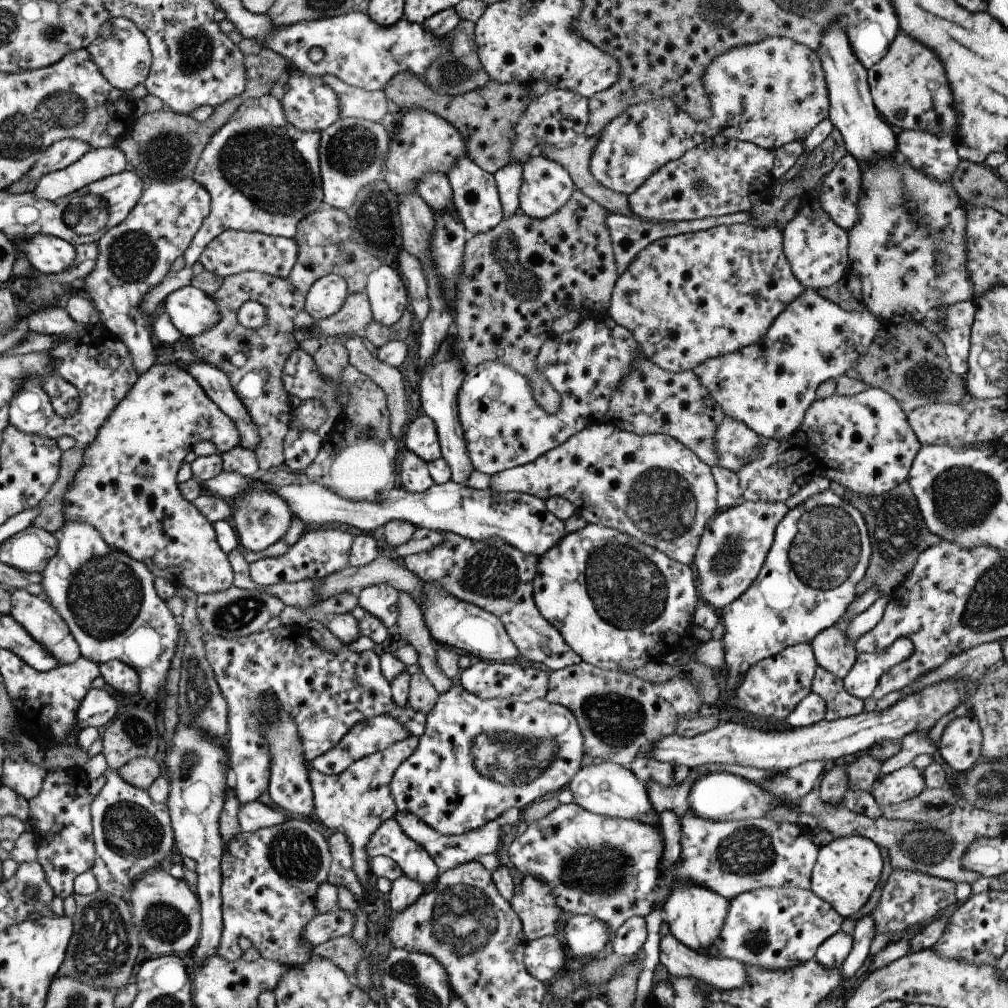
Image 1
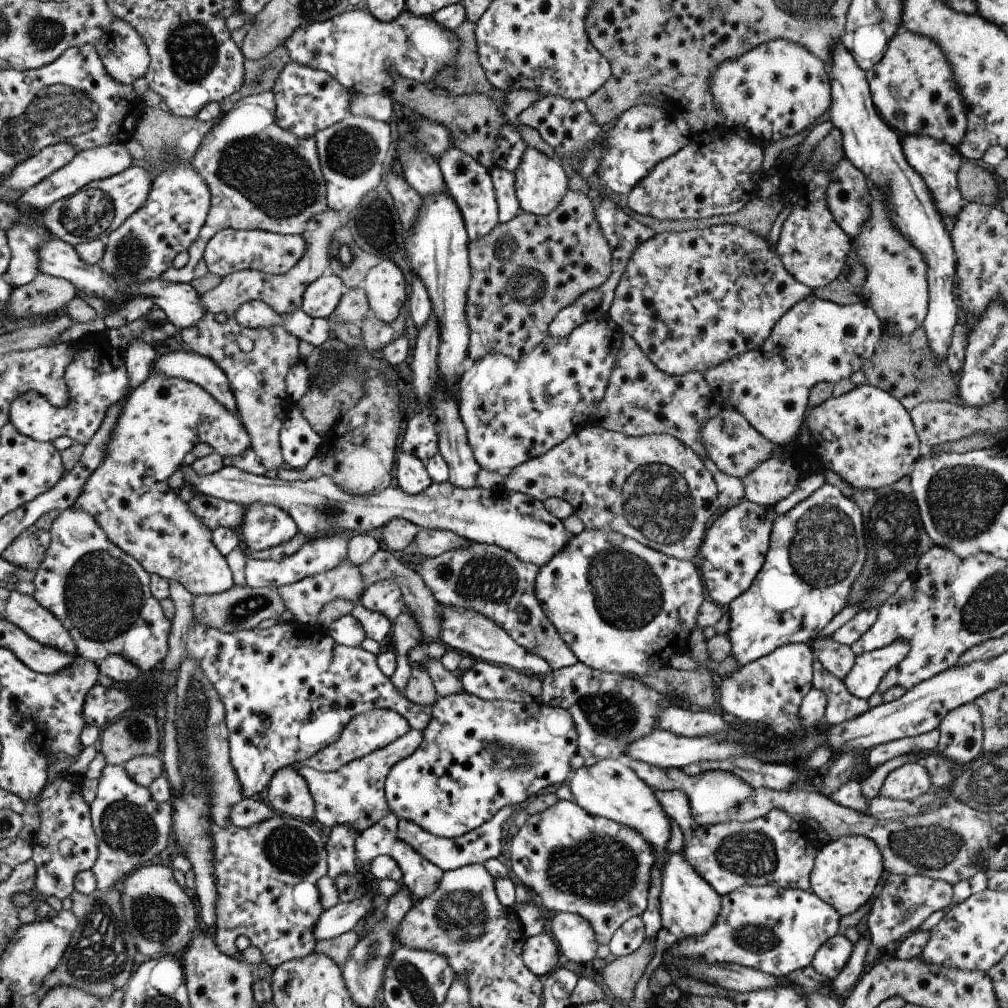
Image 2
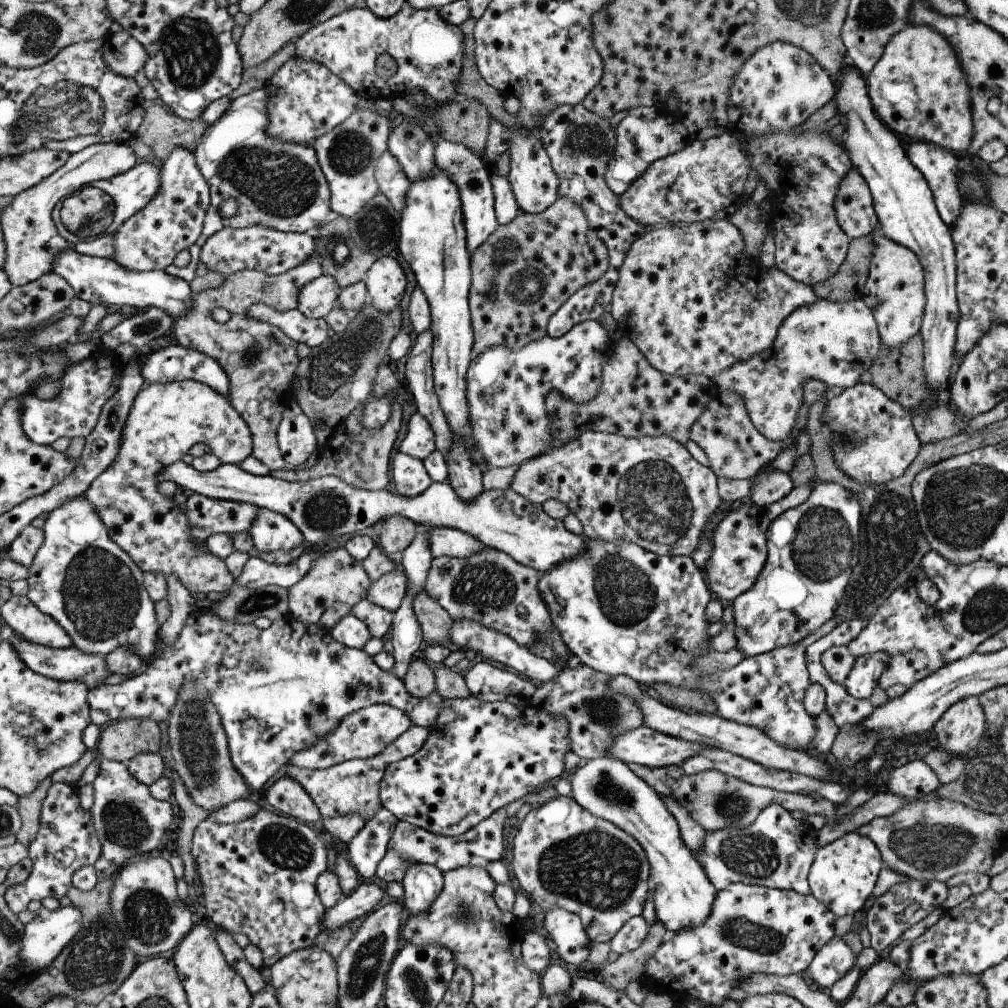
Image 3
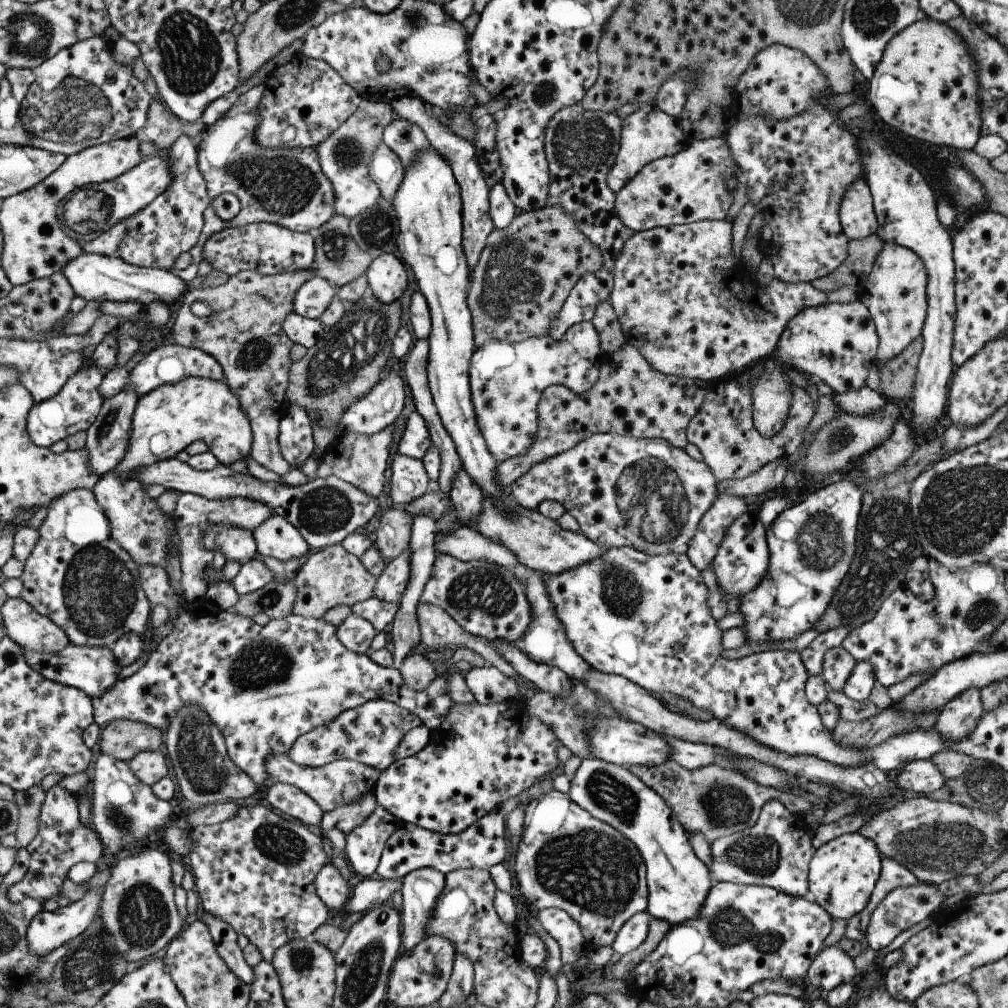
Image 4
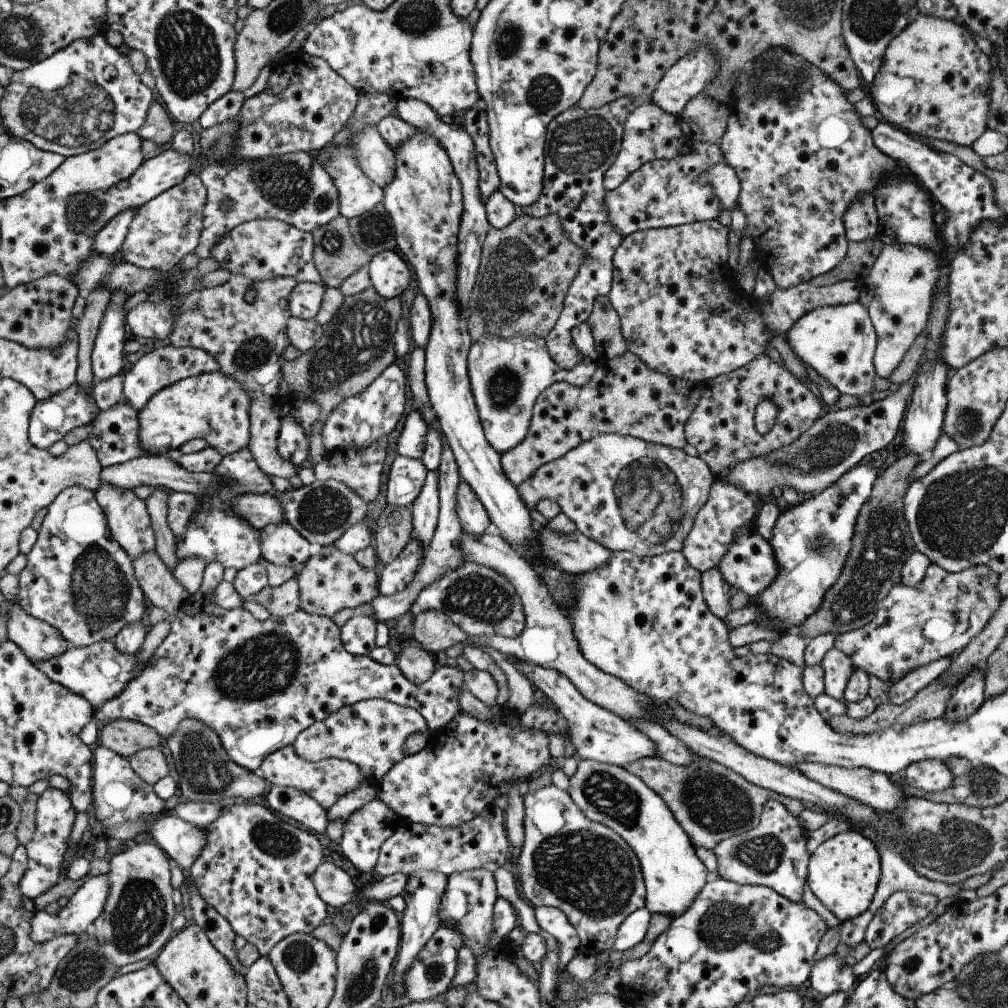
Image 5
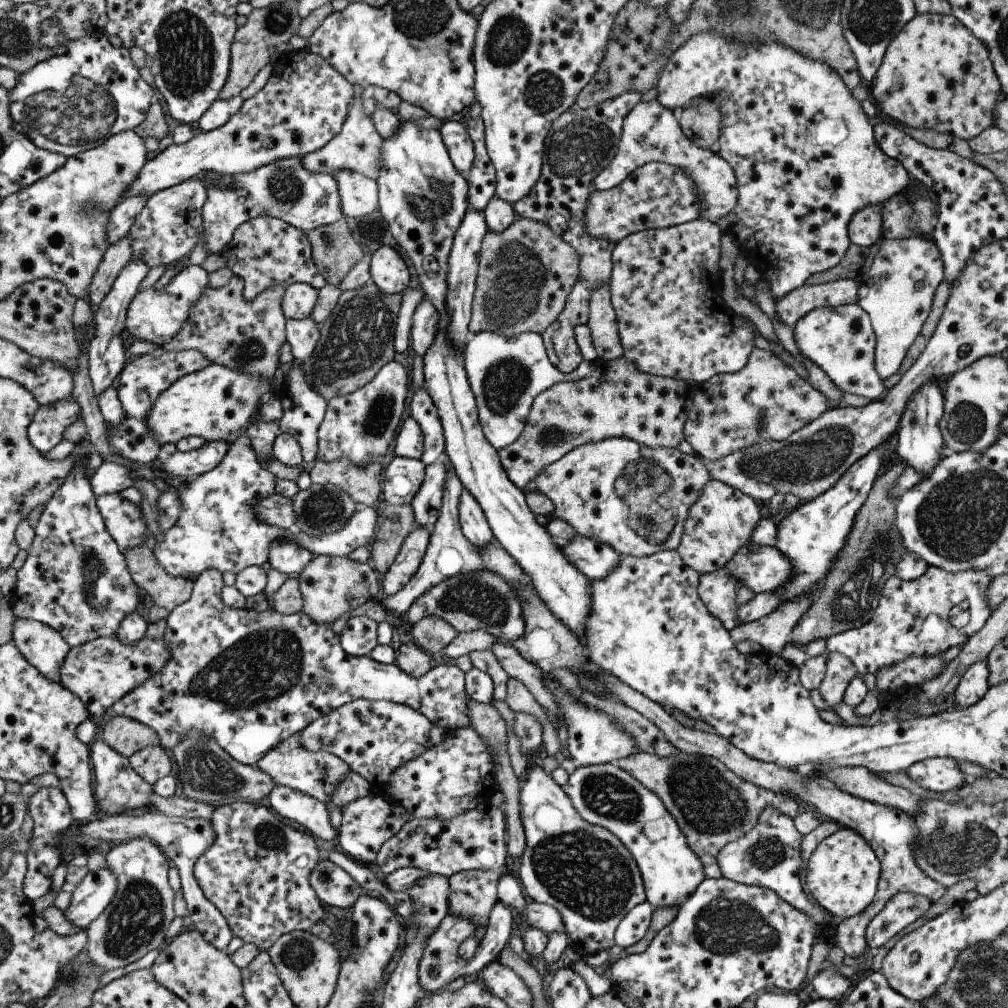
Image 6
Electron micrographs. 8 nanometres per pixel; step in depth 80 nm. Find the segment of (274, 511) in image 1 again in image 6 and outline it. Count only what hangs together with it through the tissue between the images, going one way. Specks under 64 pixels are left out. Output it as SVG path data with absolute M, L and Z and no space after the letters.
M279 539L268 544L268 559L266 564L278 570L281 574L293 576L299 574L314 556L306 548L295 541Z

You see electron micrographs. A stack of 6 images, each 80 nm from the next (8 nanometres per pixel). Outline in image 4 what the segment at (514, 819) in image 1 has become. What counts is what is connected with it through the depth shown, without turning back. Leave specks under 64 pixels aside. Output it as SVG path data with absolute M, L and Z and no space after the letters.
M496 807L458 834L437 834L419 826L398 823L397 829L383 844L381 857L374 872L383 879L403 879L409 872L419 868L433 868L443 876L458 869L489 870L491 866L501 863L507 854L503 837L505 820L505 813Z

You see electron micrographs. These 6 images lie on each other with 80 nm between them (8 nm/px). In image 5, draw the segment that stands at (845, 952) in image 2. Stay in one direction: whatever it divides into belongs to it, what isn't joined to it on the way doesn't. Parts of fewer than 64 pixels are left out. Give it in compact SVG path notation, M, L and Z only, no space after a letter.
M832 953L814 962L806 985L811 986L821 996L827 997L833 992L847 991L854 981L851 968Z

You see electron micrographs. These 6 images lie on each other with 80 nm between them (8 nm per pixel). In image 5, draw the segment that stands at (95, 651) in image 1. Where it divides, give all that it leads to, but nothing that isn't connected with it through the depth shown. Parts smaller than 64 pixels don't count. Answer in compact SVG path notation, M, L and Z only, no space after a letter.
M69 486L46 510L37 543L27 555L27 567L19 574L21 606L33 617L55 627L72 648L112 640L123 626L140 622L145 604L133 576L131 559L110 538L104 512L96 502L95 492L83 486Z

